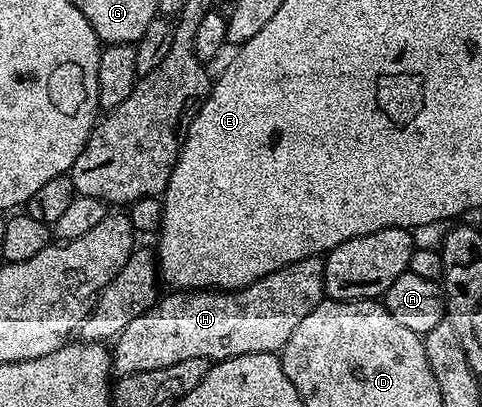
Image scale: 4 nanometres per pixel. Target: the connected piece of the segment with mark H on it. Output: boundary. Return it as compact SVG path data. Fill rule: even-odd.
M313 255L304 261L289 263L284 265L284 269L276 269L276 273L268 273L238 291L178 289L166 294L143 315L136 317L136 321L130 322L118 338L113 340L112 371L115 376L144 373L148 369L164 369L168 365L176 365L176 361L188 361L192 357L217 361L248 353L281 352L288 337L292 337L296 325L300 325L300 321L304 321L304 317L308 317L308 313L312 313L312 309L323 302L326 295L324 262L319 256Z

